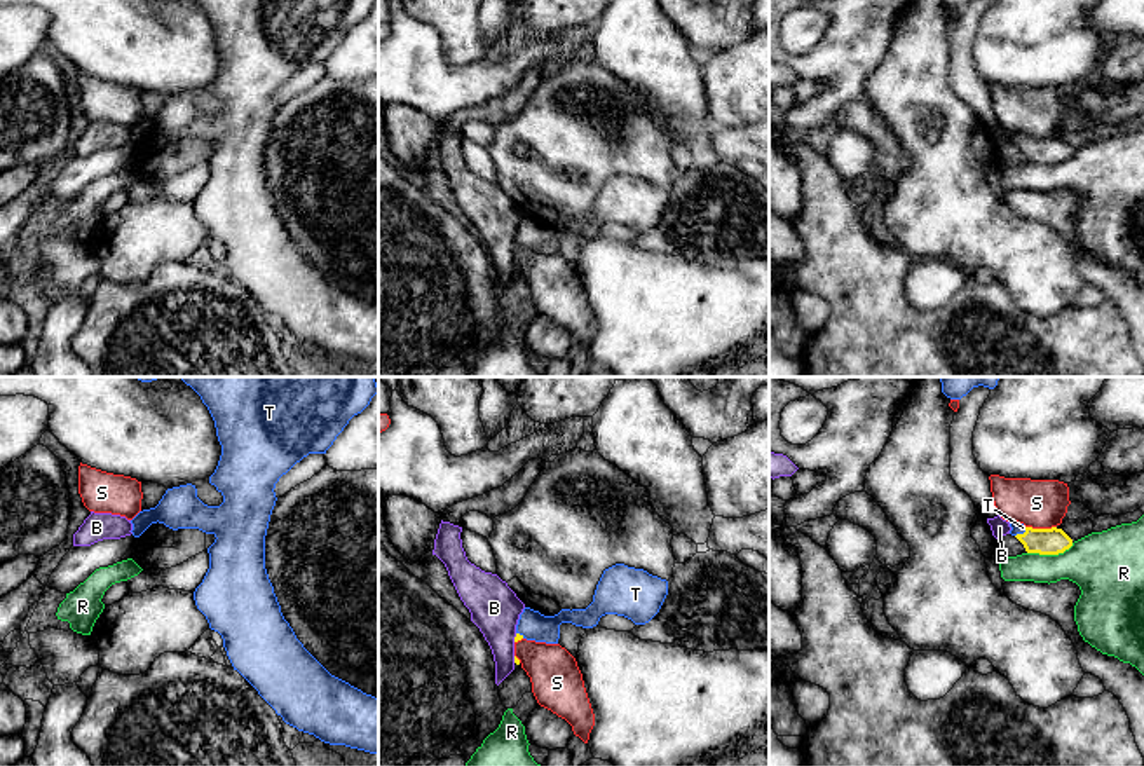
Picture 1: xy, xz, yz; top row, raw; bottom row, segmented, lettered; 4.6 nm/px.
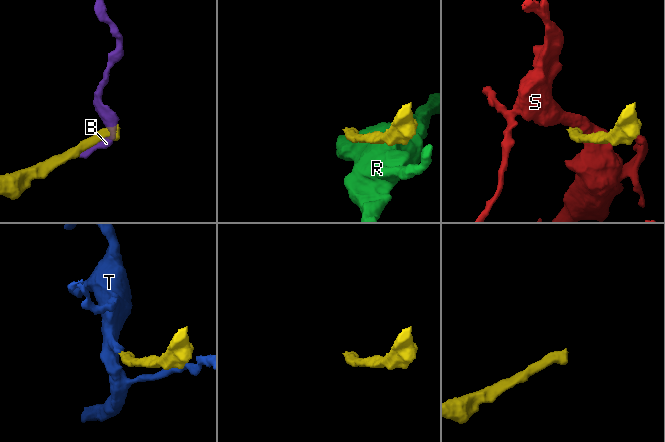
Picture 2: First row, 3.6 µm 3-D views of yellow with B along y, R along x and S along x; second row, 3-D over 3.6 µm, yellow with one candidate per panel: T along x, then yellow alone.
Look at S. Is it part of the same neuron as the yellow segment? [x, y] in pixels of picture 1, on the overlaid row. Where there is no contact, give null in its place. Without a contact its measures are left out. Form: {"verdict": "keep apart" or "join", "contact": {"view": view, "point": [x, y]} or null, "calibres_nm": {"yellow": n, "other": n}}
{"verdict": "keep apart", "contact": {"view": "yz", "point": [1041, 529]}, "calibres_nm": {"yellow": 130, "other": 220}}

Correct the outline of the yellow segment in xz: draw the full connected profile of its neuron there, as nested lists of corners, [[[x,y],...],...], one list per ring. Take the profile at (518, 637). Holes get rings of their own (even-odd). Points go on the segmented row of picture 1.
[[[616,564],[603,571],[593,602],[586,609],[562,609],[555,616],[544,616],[525,607],[516,625],[514,642],[527,639],[558,644],[562,623],[593,628],[605,614],[624,616],[635,625],[645,625],[659,612],[666,595],[666,579],[644,569]]]

